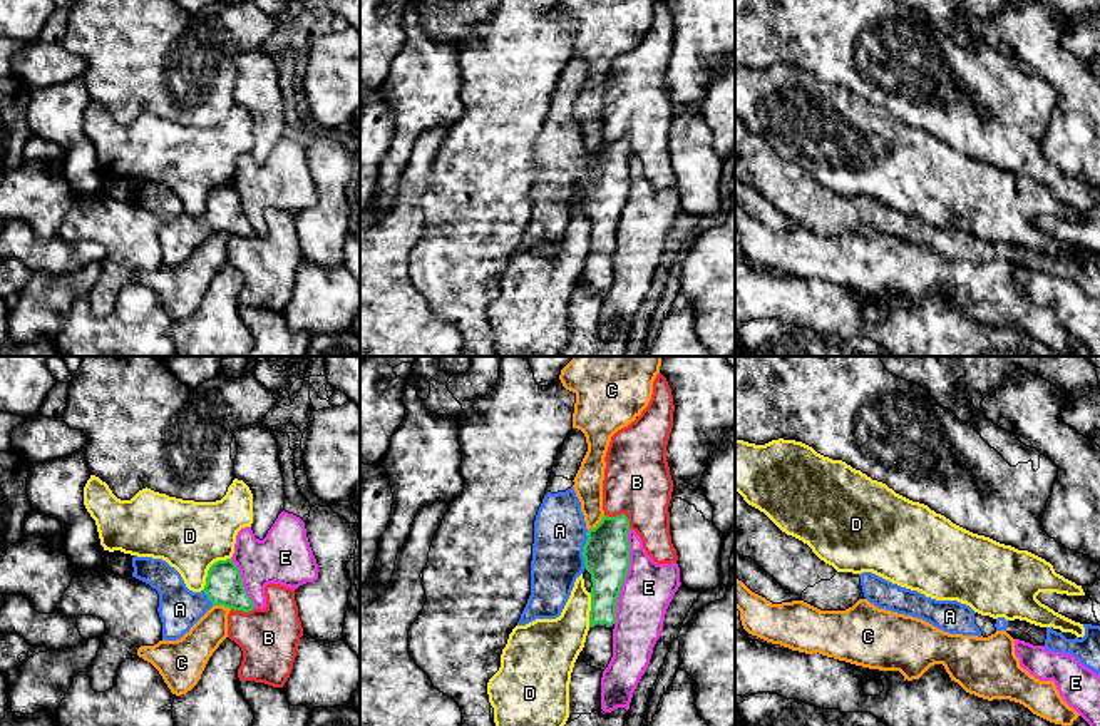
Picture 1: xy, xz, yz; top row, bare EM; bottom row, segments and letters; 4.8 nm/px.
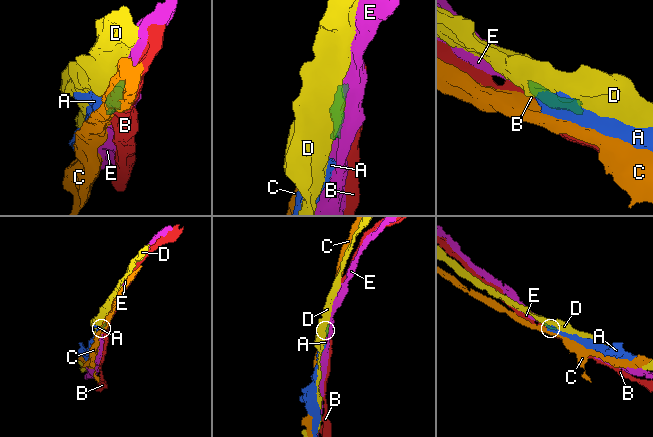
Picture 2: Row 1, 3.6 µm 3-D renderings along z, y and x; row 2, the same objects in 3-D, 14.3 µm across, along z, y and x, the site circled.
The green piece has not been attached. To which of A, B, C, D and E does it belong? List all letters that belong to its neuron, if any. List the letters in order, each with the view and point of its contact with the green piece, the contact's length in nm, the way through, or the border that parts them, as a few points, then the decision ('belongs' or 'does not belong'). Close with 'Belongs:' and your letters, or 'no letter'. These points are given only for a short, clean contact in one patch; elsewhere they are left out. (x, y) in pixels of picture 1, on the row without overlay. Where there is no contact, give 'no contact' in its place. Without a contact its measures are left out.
A: contact xz (583, 174); length 180 nm; belongs
B: contact xz (621, 139); length 140 nm; does not belong
C: contact xz (598, 149); length 120 nm; does not belong
D: contact xy (210, 194); length 220 nm; does not belong
E: contact xz (625, 201); length 460 nm; does not belong
Belongs: A

